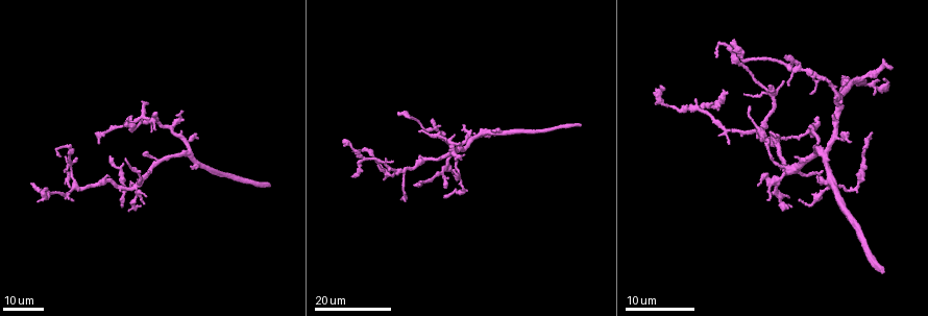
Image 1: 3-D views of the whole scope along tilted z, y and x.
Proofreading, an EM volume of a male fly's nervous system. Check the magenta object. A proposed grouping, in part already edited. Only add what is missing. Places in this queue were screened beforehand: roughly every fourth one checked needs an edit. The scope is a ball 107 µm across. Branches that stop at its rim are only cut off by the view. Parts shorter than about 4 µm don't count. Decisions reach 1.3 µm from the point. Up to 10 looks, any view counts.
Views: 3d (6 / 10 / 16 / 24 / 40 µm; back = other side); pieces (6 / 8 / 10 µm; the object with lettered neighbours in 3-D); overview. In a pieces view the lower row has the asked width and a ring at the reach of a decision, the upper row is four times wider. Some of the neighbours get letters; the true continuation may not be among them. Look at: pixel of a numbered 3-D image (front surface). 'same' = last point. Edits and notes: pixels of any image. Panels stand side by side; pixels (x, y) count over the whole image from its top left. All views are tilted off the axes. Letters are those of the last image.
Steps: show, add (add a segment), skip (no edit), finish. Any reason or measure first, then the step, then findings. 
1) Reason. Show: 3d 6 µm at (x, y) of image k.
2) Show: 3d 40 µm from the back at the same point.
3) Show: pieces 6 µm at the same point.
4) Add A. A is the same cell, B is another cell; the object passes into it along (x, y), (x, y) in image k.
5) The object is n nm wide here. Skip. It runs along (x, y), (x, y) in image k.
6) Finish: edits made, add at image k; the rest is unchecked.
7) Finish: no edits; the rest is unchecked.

End of a long branch. Show: 3d 16 µm at (98, 142) of image 1.

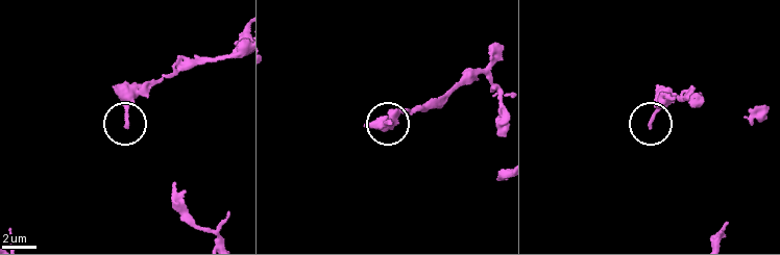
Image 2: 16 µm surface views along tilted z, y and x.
What lies round it. Show: pieces 8 µm at (390, 123) of image 2.

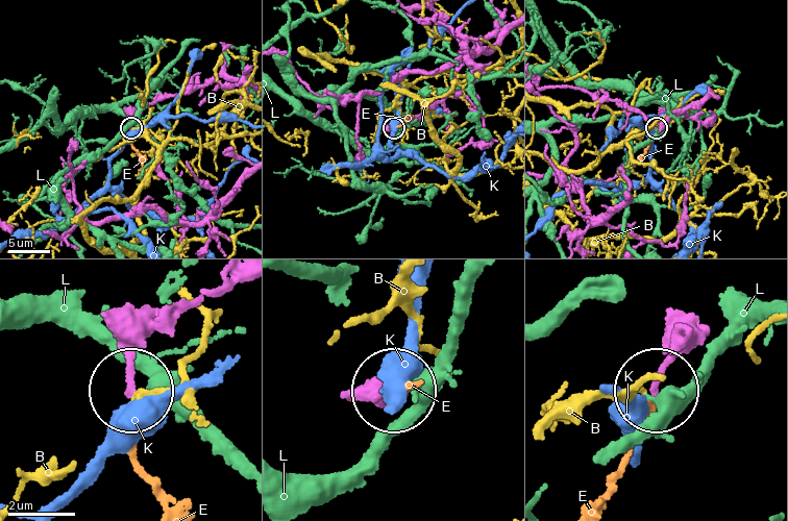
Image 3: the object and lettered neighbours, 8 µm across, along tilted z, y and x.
Add E. E is the same cell, B, K and L are other cells; the object passes into it along (178, 303), (150, 332), (132, 378), (134, 449), (159, 498) in image 3; the cell continues.

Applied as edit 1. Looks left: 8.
Tapers out. Show: 3d 24 µm at (874, 95) of image 1.

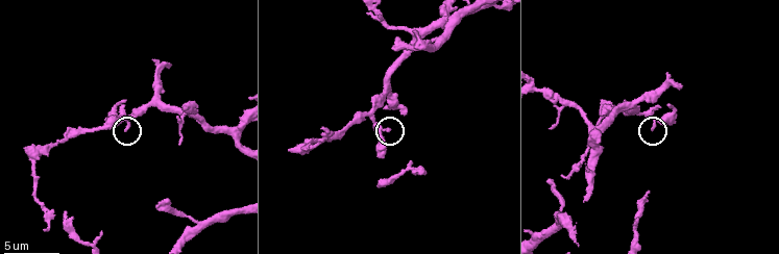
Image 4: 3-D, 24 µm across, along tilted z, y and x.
Show: pieces 10 µm at (387, 130) of image 4.

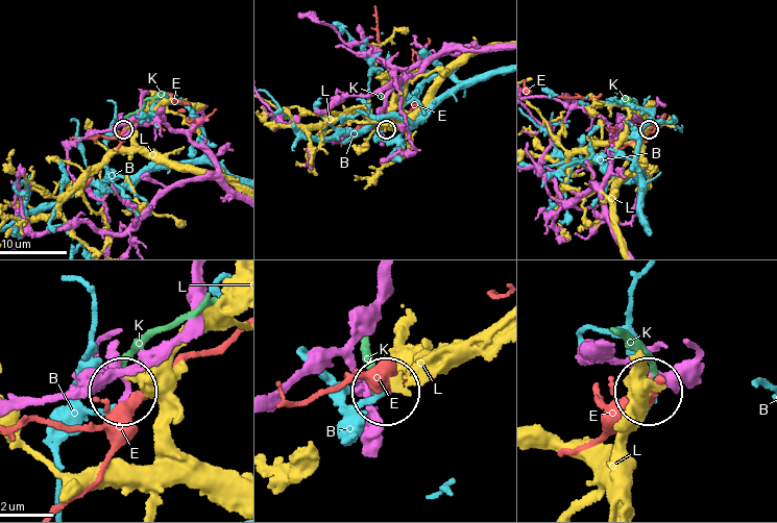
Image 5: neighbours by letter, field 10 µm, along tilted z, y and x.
Skip. B, E, K and L are other cells; no lettered segment goes on from it.

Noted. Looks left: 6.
Tapers out. Show: 3d 24 µm at (747, 108) of image 1.

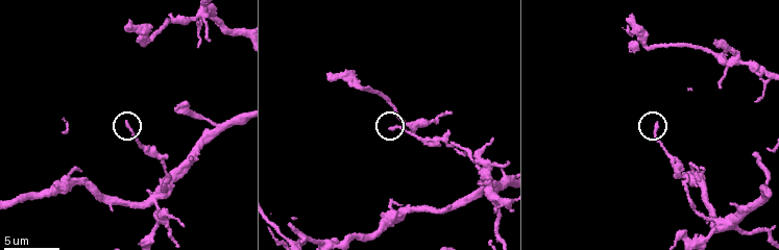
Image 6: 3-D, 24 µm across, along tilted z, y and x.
Show: pieces 6 µm at (655, 125) of image 6.

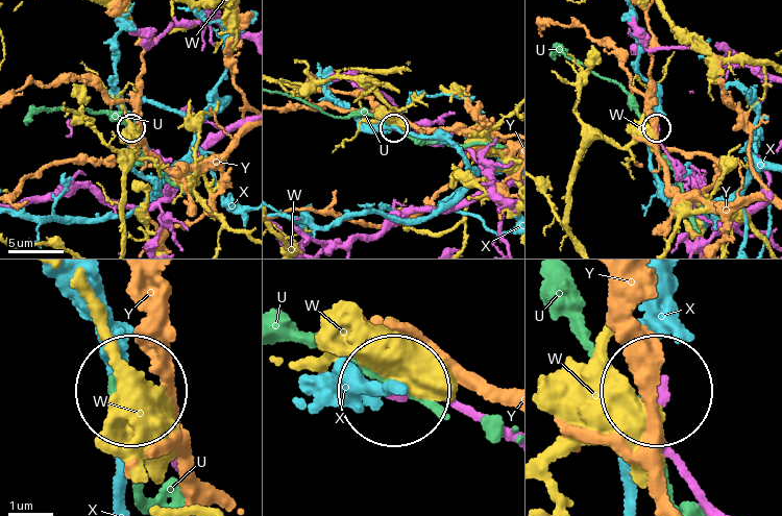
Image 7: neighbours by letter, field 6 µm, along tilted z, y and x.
Skip. U, W, X and Y are other cells; none of them fits.

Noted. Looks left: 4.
An open end. Show: pieces 6 µm at (689, 89) of image 6.

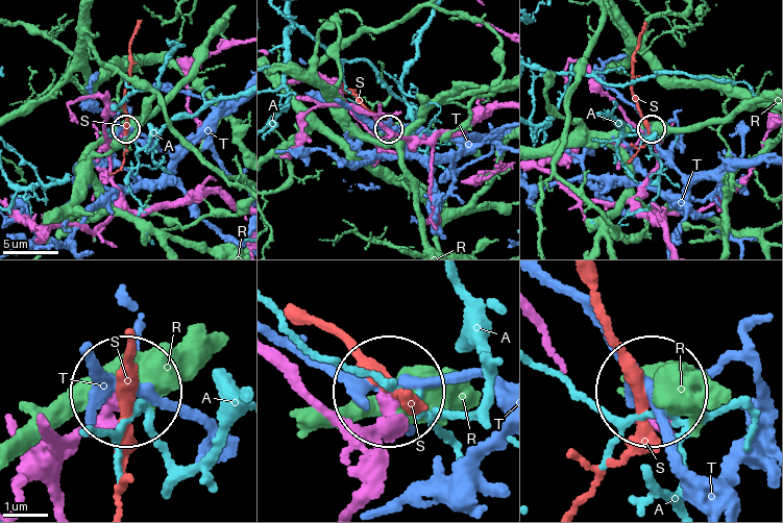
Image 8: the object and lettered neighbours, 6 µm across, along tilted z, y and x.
Skip. A, R, S and T are other cells; none of them fits.

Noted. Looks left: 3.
Branch stops here. Show: 3d 10 µm at (65, 213) of image 4.

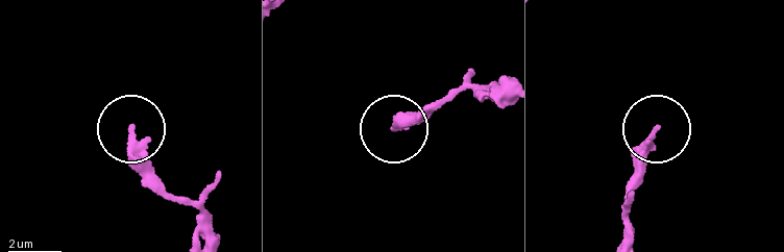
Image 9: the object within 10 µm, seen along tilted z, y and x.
Show: pieces 8 µm at (133, 128) of image 9.

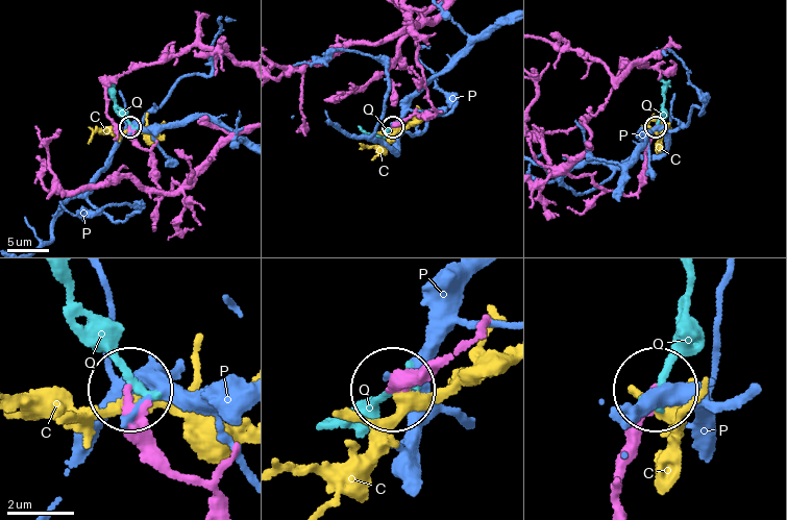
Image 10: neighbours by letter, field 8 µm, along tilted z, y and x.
The object is 220 nm wide here. Skip. C, P and Q are other cells; it runs along (217, 503), (157, 450), (131, 391) in image 10; no lettered segment goes on from it.

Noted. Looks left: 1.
Finish: edits made, add at image 3; the rest is unchecked.

